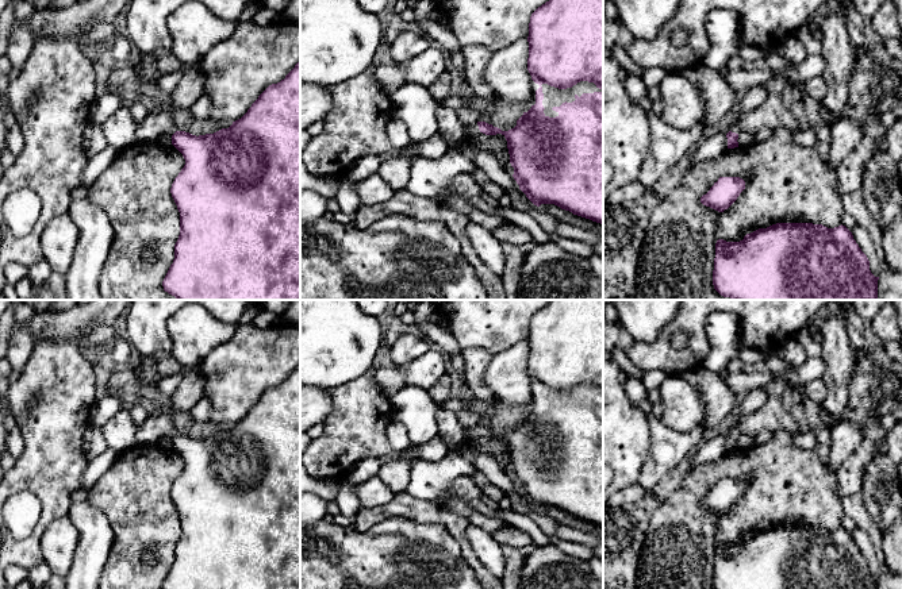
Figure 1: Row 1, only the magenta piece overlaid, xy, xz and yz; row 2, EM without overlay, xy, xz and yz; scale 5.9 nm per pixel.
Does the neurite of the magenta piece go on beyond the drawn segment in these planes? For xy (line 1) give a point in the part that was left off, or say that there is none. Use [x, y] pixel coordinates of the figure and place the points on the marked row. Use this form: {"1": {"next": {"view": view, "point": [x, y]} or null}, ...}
{"1": {"next": {"view": "xy", "point": [158, 120]}}}

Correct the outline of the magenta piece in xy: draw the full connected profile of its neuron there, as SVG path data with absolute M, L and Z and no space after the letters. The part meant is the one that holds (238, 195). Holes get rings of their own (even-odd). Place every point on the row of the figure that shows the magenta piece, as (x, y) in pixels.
M300 62L284 80L269 85L241 119L214 134L196 136L179 131L168 105L150 104L146 118L137 127L135 139L151 142L165 134L172 136L172 145L183 154L185 165L170 188L180 212L180 235L173 263L162 281L164 290L177 300L300 300Z

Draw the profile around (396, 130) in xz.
M392 118L385 127L387 138L396 149L403 149L410 145L408 130L404 122Z

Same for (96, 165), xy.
M108 146L96 157L89 158L84 169L81 186L92 185L99 174L114 161L116 154L118 151Z

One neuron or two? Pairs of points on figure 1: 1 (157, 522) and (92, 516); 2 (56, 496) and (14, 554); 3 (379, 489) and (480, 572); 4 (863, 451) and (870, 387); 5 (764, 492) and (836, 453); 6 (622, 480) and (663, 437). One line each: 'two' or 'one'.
1: two
2: one
3: two
4: one
5: two
6: two

